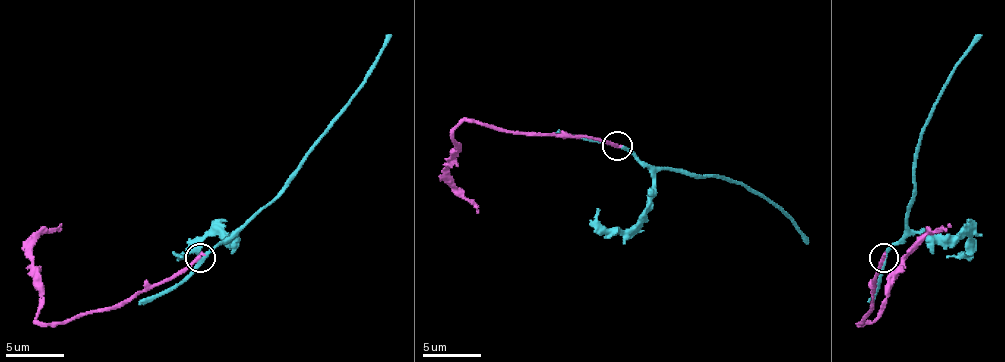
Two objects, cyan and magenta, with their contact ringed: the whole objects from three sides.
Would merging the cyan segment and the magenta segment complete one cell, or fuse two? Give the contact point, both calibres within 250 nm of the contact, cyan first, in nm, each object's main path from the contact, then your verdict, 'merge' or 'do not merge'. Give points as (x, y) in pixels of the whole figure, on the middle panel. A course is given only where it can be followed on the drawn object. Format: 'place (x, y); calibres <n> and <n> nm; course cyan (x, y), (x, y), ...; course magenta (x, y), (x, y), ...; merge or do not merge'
place (617, 145); calibres 240 and 260 nm; course cyan (619, 146), (652, 167), (739, 181), (772, 202), (807, 243); course magenta (616, 146), (596, 137), (537, 134), (464, 120), (452, 137), (455, 149), (449, 181), (479, 213); do not merge

